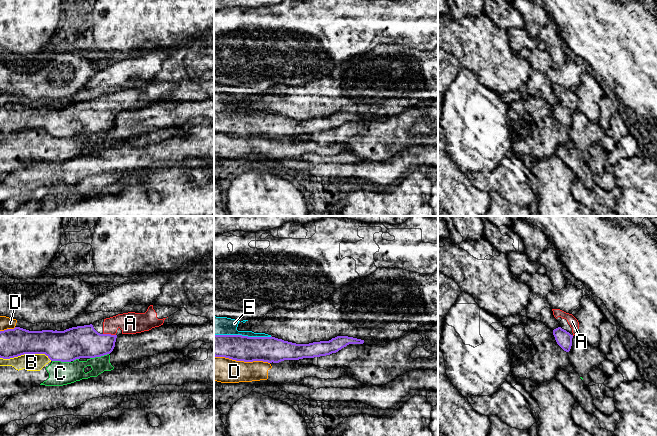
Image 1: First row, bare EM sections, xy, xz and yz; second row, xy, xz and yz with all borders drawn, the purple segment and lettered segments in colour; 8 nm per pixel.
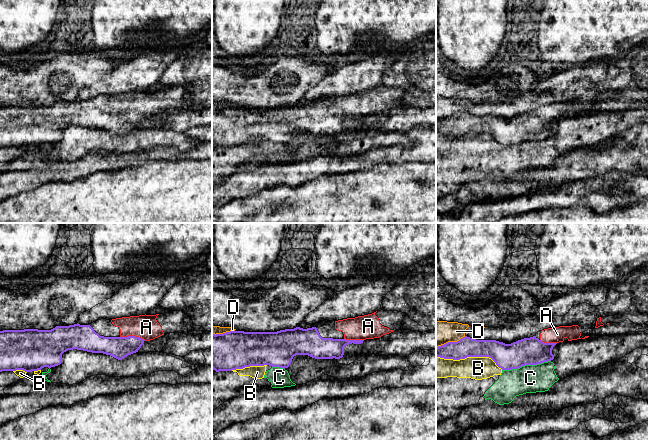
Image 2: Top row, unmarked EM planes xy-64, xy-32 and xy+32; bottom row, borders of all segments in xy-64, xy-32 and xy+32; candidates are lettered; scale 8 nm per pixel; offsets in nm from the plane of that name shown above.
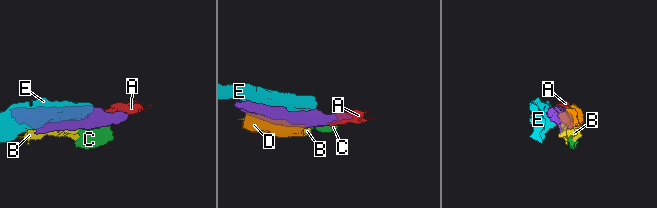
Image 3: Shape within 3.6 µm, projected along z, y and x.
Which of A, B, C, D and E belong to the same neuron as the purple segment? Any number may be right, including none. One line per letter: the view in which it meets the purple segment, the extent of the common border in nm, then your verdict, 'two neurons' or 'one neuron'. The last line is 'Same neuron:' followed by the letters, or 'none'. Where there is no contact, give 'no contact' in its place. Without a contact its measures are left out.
A: xy | 110 nm | one neuron
B: xy | 420 nm | two neurons
C: xy | 160 nm | two neurons
D: xz | 460 nm | two neurons
E: xz | 460 nm | two neurons
Same neuron: A

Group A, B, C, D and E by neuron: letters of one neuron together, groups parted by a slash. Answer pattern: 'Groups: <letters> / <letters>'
Groups: A / B C / D / E

